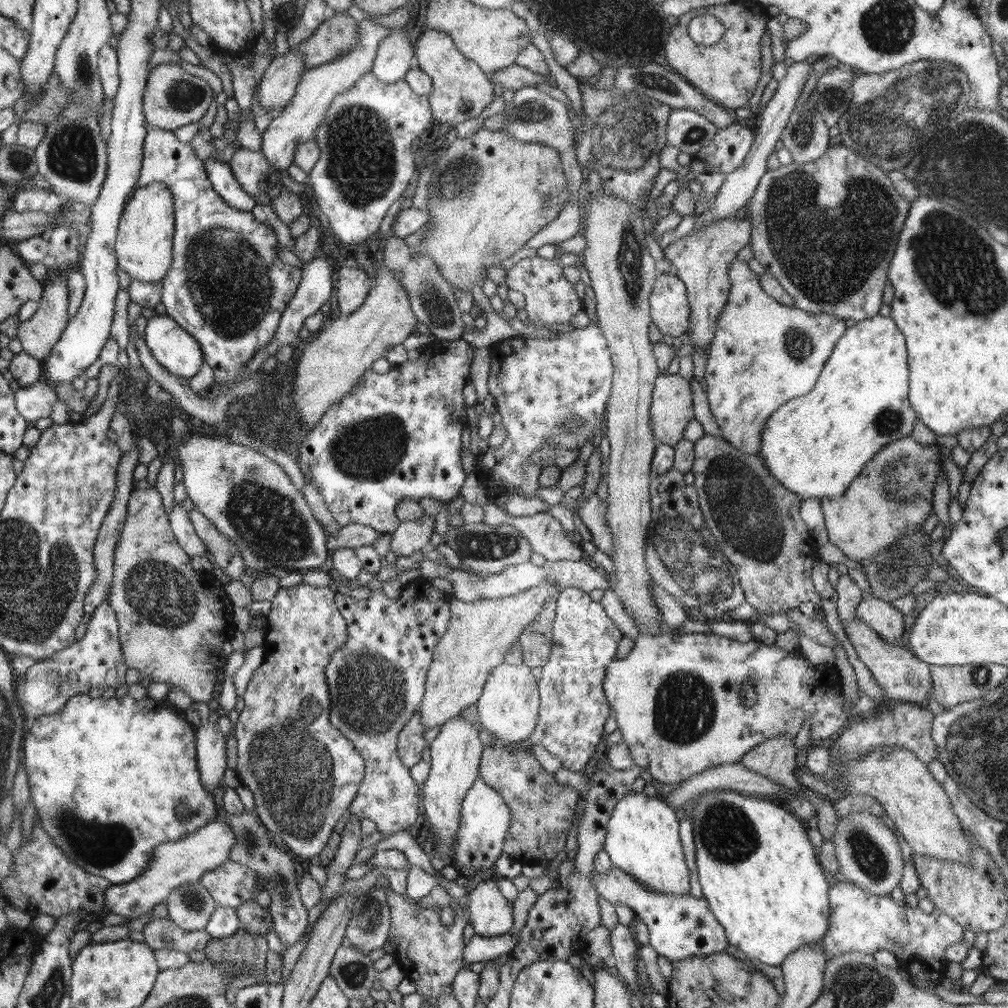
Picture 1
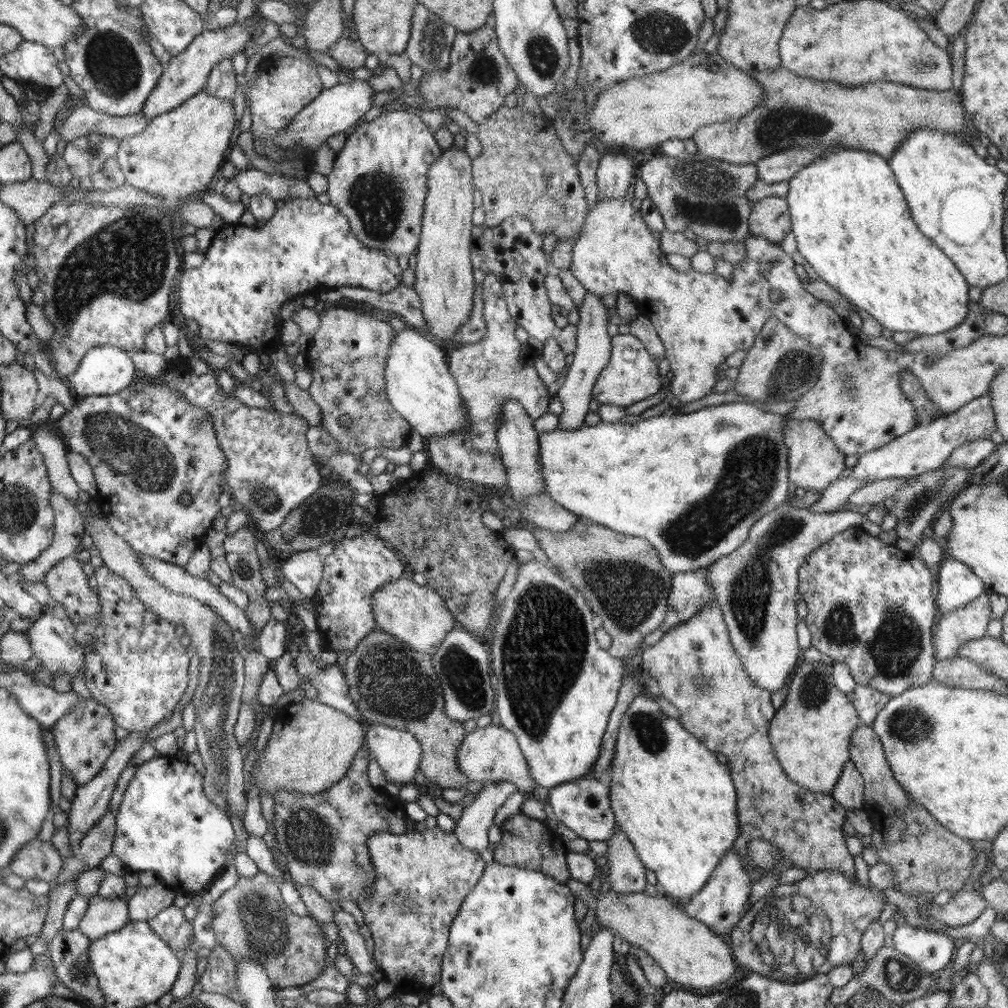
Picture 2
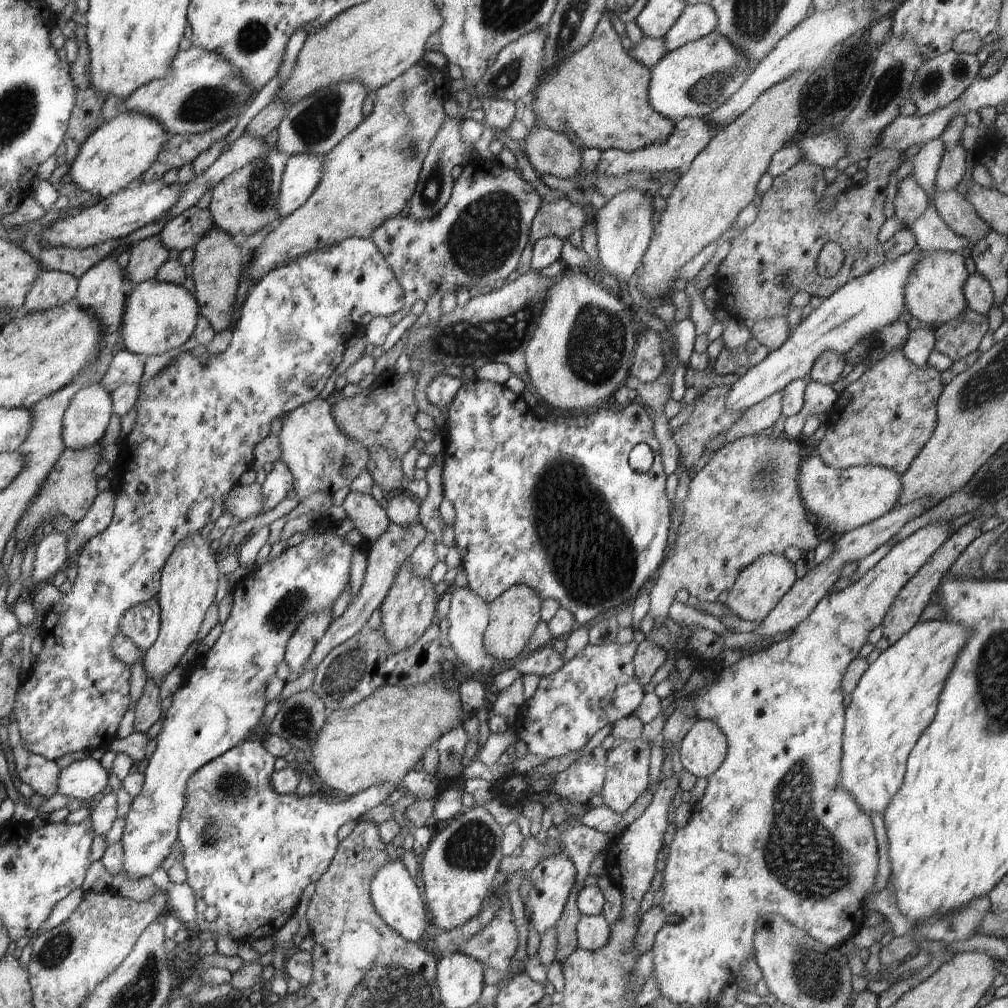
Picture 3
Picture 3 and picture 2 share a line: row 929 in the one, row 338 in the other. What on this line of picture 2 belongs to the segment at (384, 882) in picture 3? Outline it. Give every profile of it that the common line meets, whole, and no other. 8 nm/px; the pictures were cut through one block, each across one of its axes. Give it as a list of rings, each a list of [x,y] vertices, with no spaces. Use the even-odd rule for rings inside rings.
[[[414,328],[393,330],[384,368],[386,392],[392,407],[406,419],[411,431],[422,437],[445,436],[465,430],[466,408],[458,386],[450,375],[444,350],[420,335]]]

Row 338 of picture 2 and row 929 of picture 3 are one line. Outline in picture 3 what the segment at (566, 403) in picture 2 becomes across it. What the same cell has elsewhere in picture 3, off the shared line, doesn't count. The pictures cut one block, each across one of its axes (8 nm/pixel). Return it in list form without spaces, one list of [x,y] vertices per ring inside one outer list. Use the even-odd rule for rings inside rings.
[[[603,914],[600,916],[582,915],[576,928],[577,944],[580,949],[594,952],[604,948],[611,936],[610,924]]]

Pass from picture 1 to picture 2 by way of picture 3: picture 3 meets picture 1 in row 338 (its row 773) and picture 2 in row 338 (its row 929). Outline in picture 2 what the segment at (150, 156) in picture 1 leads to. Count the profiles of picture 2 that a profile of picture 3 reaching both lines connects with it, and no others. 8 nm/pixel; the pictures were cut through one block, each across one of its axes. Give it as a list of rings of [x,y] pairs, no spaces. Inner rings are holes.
[[[296,197],[286,200],[282,208],[275,211],[272,218],[268,219],[263,227],[250,227],[242,225],[241,223],[223,223],[216,231],[212,238],[212,242],[205,252],[204,261],[199,267],[192,269],[182,268],[178,277],[178,296],[180,296],[179,314],[184,319],[194,320],[198,324],[198,331],[196,334],[200,337],[200,341],[207,344],[210,341],[218,340],[220,342],[230,343],[238,347],[250,349],[252,353],[261,355],[265,360],[272,353],[276,352],[281,342],[281,329],[283,321],[279,316],[282,306],[289,299],[296,296],[304,296],[310,301],[319,297],[322,290],[332,289],[335,287],[352,286],[356,289],[368,290],[377,294],[389,294],[401,284],[403,270],[398,266],[398,258],[394,254],[380,252],[374,248],[368,248],[360,242],[351,231],[350,223],[346,219],[346,215],[342,215],[335,206],[323,204],[316,198],[300,198]]]

